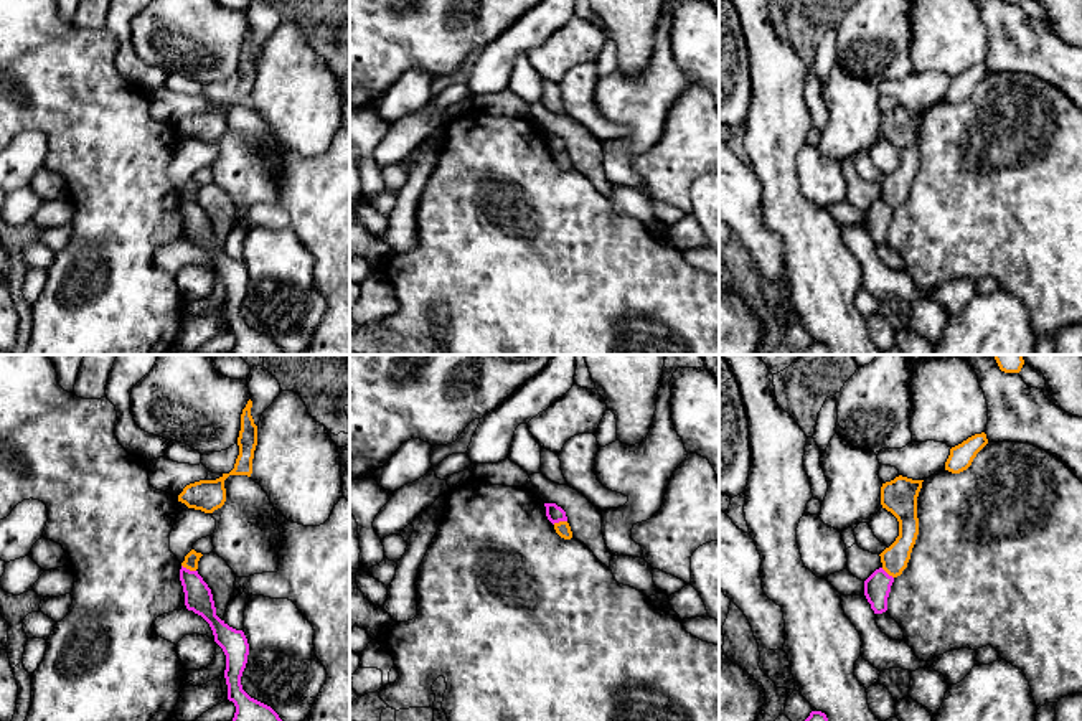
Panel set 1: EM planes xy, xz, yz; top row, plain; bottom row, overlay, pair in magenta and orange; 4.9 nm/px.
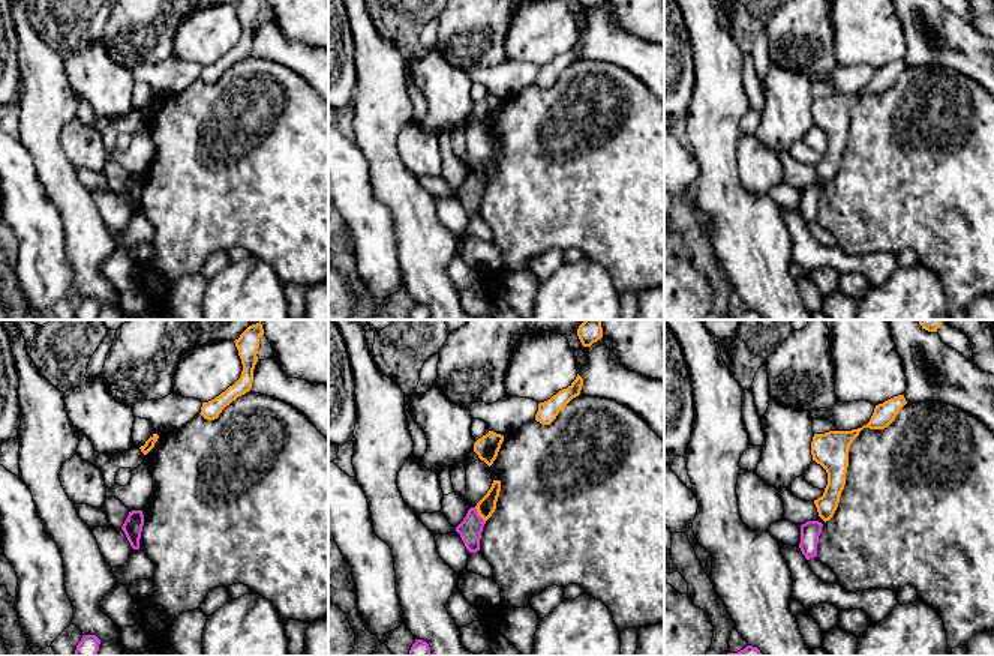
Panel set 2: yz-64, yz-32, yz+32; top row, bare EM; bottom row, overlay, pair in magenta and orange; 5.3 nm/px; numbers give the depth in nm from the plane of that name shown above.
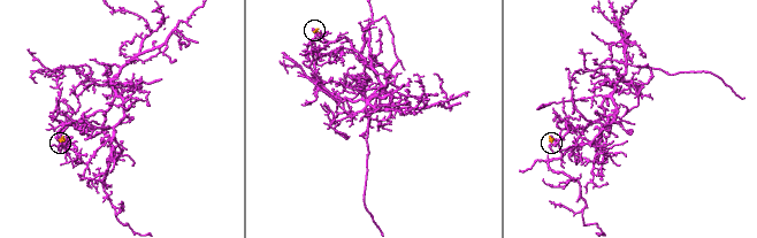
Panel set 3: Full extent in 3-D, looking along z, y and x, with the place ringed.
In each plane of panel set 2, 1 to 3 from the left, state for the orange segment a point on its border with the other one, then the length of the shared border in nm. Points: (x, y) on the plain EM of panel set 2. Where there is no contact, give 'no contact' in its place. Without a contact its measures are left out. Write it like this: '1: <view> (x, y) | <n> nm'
1: no contact
2: yz-32 (479, 179) | 100 nm
3: no contact

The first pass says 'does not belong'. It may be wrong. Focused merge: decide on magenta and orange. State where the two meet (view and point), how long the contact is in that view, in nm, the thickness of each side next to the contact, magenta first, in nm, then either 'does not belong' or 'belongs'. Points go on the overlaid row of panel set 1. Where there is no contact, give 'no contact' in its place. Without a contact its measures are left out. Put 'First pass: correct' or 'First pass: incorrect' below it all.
contact xy (188, 570); length 80 nm; calibres 140 and 70 nm; does not belong
First pass: correct

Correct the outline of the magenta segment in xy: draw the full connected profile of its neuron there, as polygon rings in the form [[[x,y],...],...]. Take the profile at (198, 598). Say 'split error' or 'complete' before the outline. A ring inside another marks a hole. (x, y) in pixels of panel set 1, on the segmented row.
complete; [[[181,566],[180,581],[186,609],[201,615],[209,624],[214,642],[226,655],[224,678],[228,685],[228,700],[236,706],[233,721],[282,721],[270,706],[251,698],[242,690],[241,676],[249,655],[249,643],[244,632],[229,627],[216,615],[211,589],[198,571],[190,571]]]

